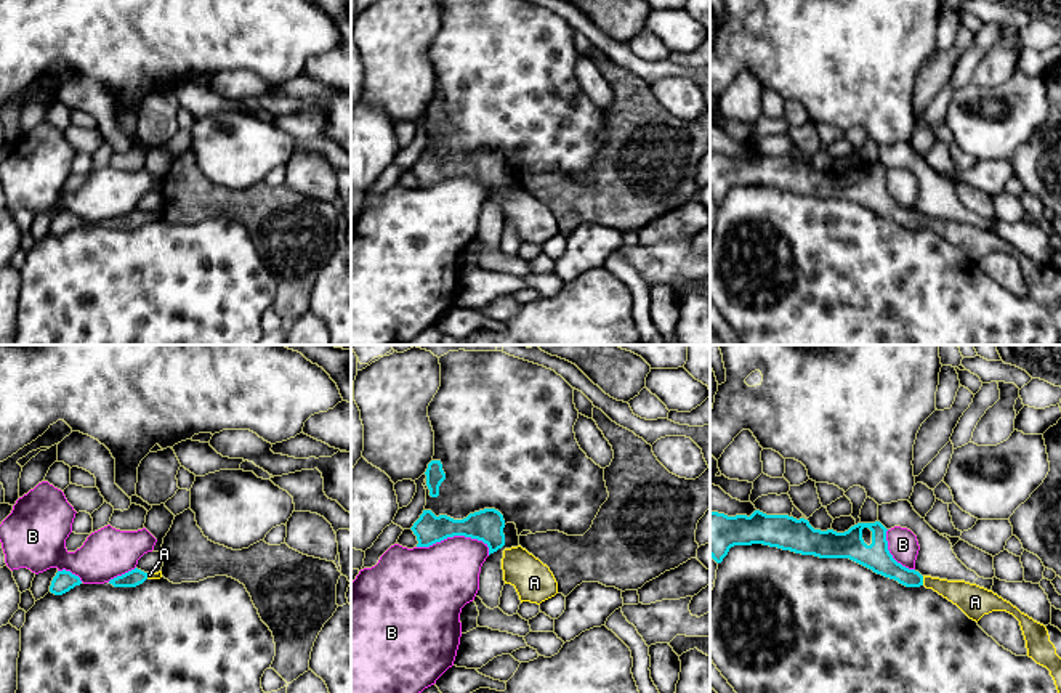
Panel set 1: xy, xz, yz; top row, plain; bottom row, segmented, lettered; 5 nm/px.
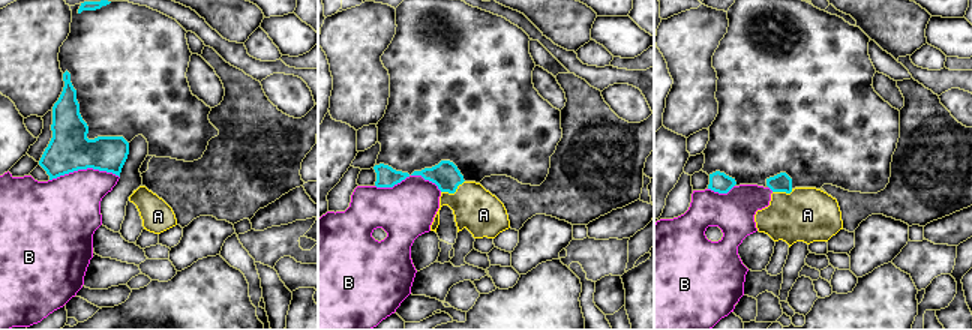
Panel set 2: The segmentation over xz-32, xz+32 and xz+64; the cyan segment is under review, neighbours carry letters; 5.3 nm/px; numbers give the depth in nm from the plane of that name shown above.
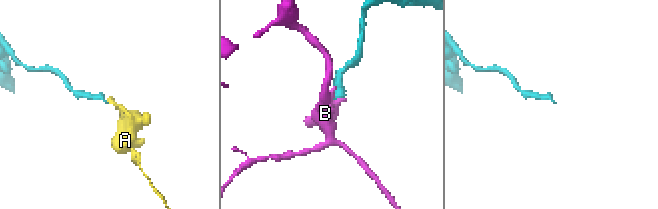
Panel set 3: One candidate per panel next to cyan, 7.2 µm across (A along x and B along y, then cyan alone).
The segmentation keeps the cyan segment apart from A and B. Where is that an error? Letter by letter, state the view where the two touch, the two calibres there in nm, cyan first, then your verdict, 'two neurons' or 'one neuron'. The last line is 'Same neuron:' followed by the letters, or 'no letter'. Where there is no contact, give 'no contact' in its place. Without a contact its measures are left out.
A: yz | 130/140 nm | one neuron
B: xz | 160/360 nm | two neurons
Same neuron: A

